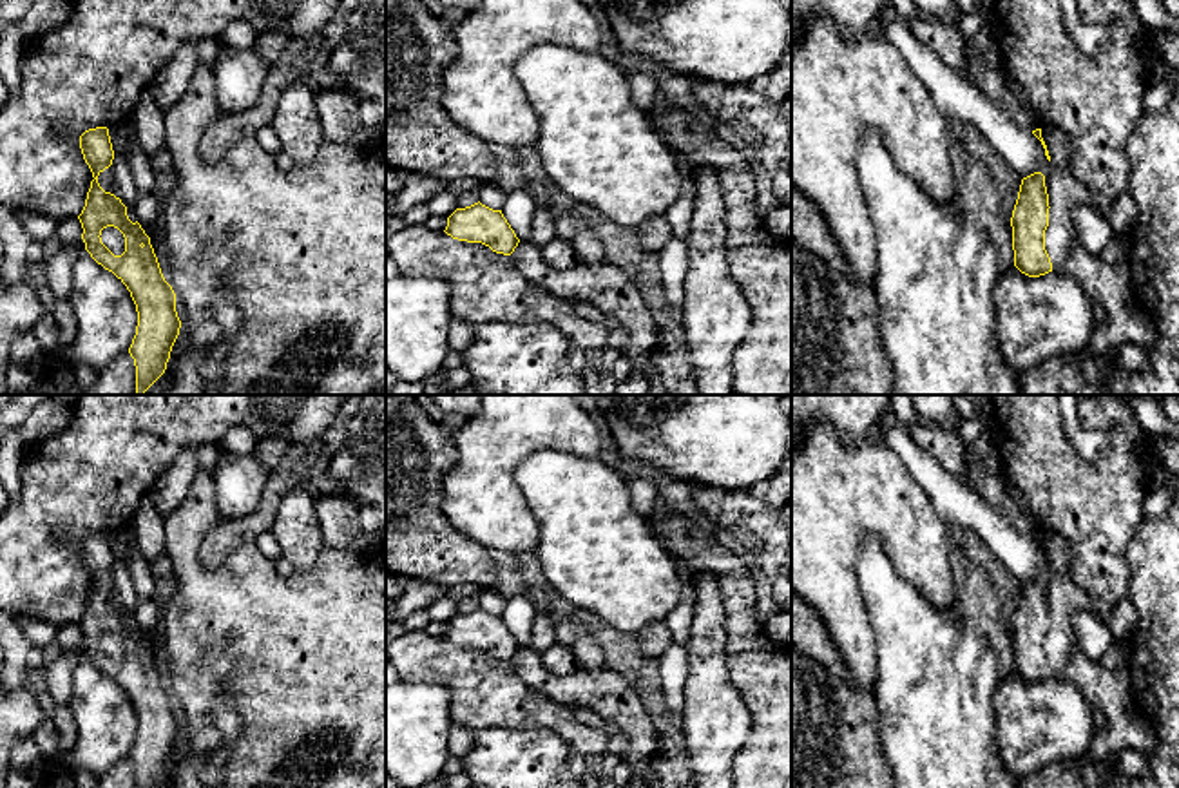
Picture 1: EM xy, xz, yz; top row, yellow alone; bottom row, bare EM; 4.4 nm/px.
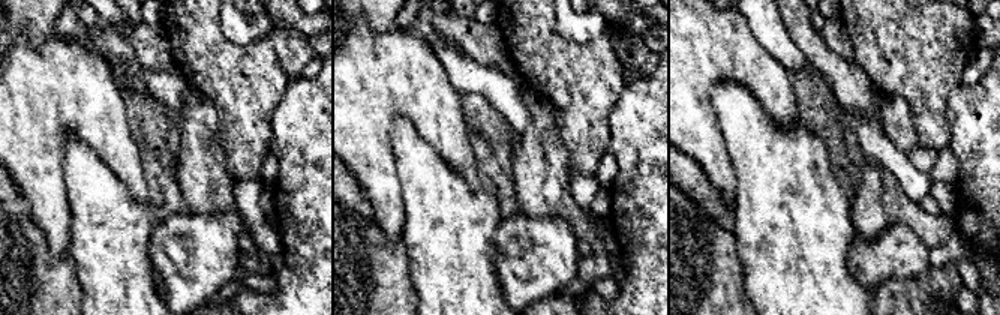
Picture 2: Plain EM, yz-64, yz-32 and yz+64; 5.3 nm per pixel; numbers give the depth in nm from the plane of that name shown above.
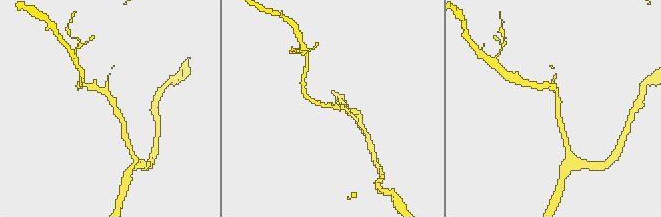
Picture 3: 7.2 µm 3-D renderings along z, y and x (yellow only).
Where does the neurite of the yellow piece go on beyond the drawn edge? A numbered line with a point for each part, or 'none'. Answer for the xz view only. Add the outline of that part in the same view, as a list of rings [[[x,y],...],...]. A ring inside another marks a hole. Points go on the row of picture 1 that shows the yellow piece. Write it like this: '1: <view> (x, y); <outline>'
none

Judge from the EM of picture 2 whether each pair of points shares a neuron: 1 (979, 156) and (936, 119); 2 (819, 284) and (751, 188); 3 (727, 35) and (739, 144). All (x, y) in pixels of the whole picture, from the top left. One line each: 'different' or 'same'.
1: different
2: same
3: different

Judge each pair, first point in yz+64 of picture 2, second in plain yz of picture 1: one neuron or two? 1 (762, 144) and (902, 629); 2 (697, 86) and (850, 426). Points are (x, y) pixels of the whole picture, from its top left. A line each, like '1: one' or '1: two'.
1: one
2: two

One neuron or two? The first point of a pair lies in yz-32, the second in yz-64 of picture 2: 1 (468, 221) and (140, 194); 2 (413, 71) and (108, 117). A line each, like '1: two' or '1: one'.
1: two
2: one

